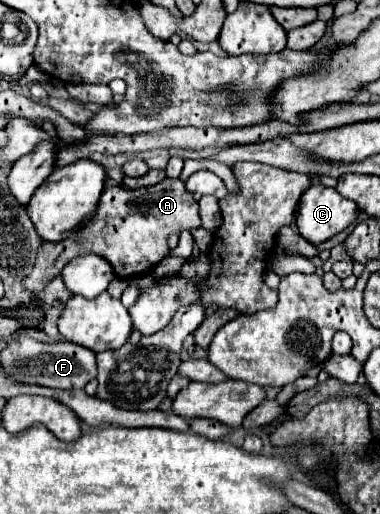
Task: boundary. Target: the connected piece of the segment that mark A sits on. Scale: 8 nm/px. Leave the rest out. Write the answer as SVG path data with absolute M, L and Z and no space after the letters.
M165 178L157 186L139 190L125 190L121 186L107 188L99 200L93 220L73 230L67 240L43 242L37 254L35 270L31 276L27 276L27 280L23 280L23 286L35 292L37 288L53 280L75 256L89 252L105 256L119 278L131 280L149 272L169 254L169 234L179 234L193 228L199 228L199 204L197 200L193 200L193 194L185 190L185 184L181 180Z

